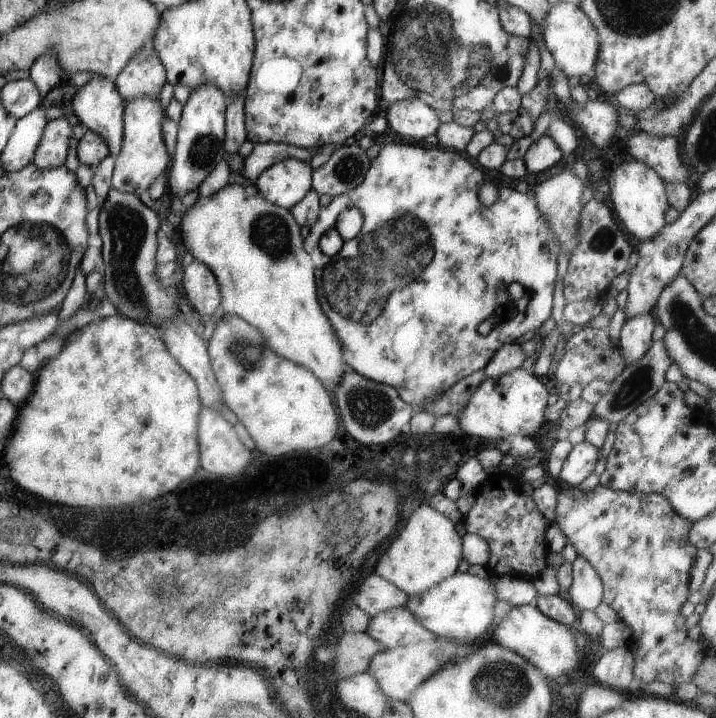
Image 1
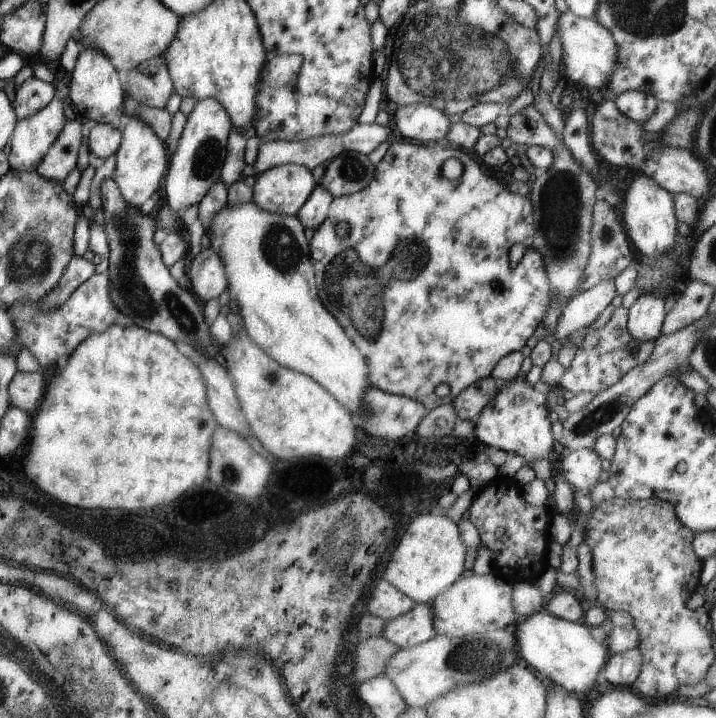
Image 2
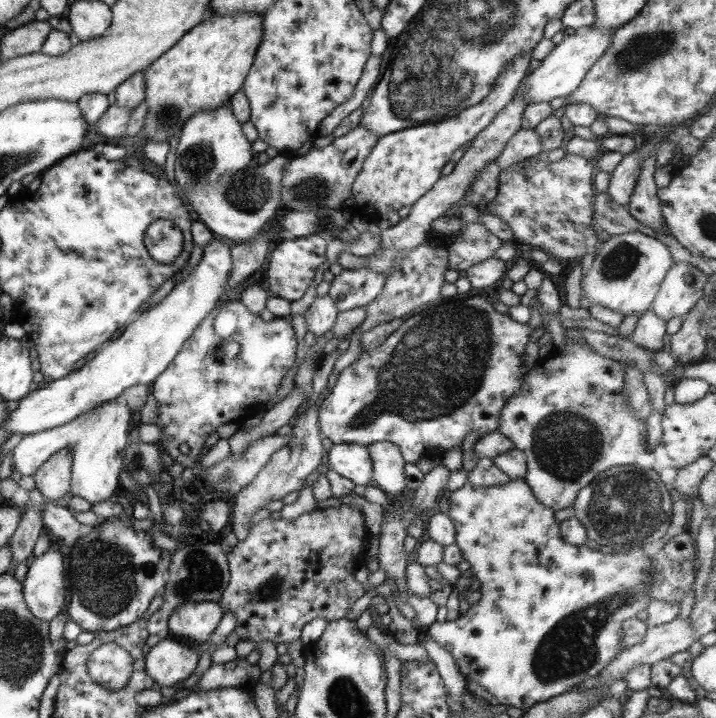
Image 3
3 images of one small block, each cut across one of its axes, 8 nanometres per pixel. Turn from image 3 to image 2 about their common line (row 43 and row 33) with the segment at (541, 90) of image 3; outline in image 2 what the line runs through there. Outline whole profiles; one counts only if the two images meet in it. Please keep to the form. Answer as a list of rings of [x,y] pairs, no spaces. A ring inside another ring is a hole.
[[[569,9],[559,14],[554,29],[558,33],[561,44],[560,62],[564,64],[562,74],[581,86],[603,91],[607,78],[611,78],[613,74],[617,54],[611,33],[594,18],[579,18]]]

